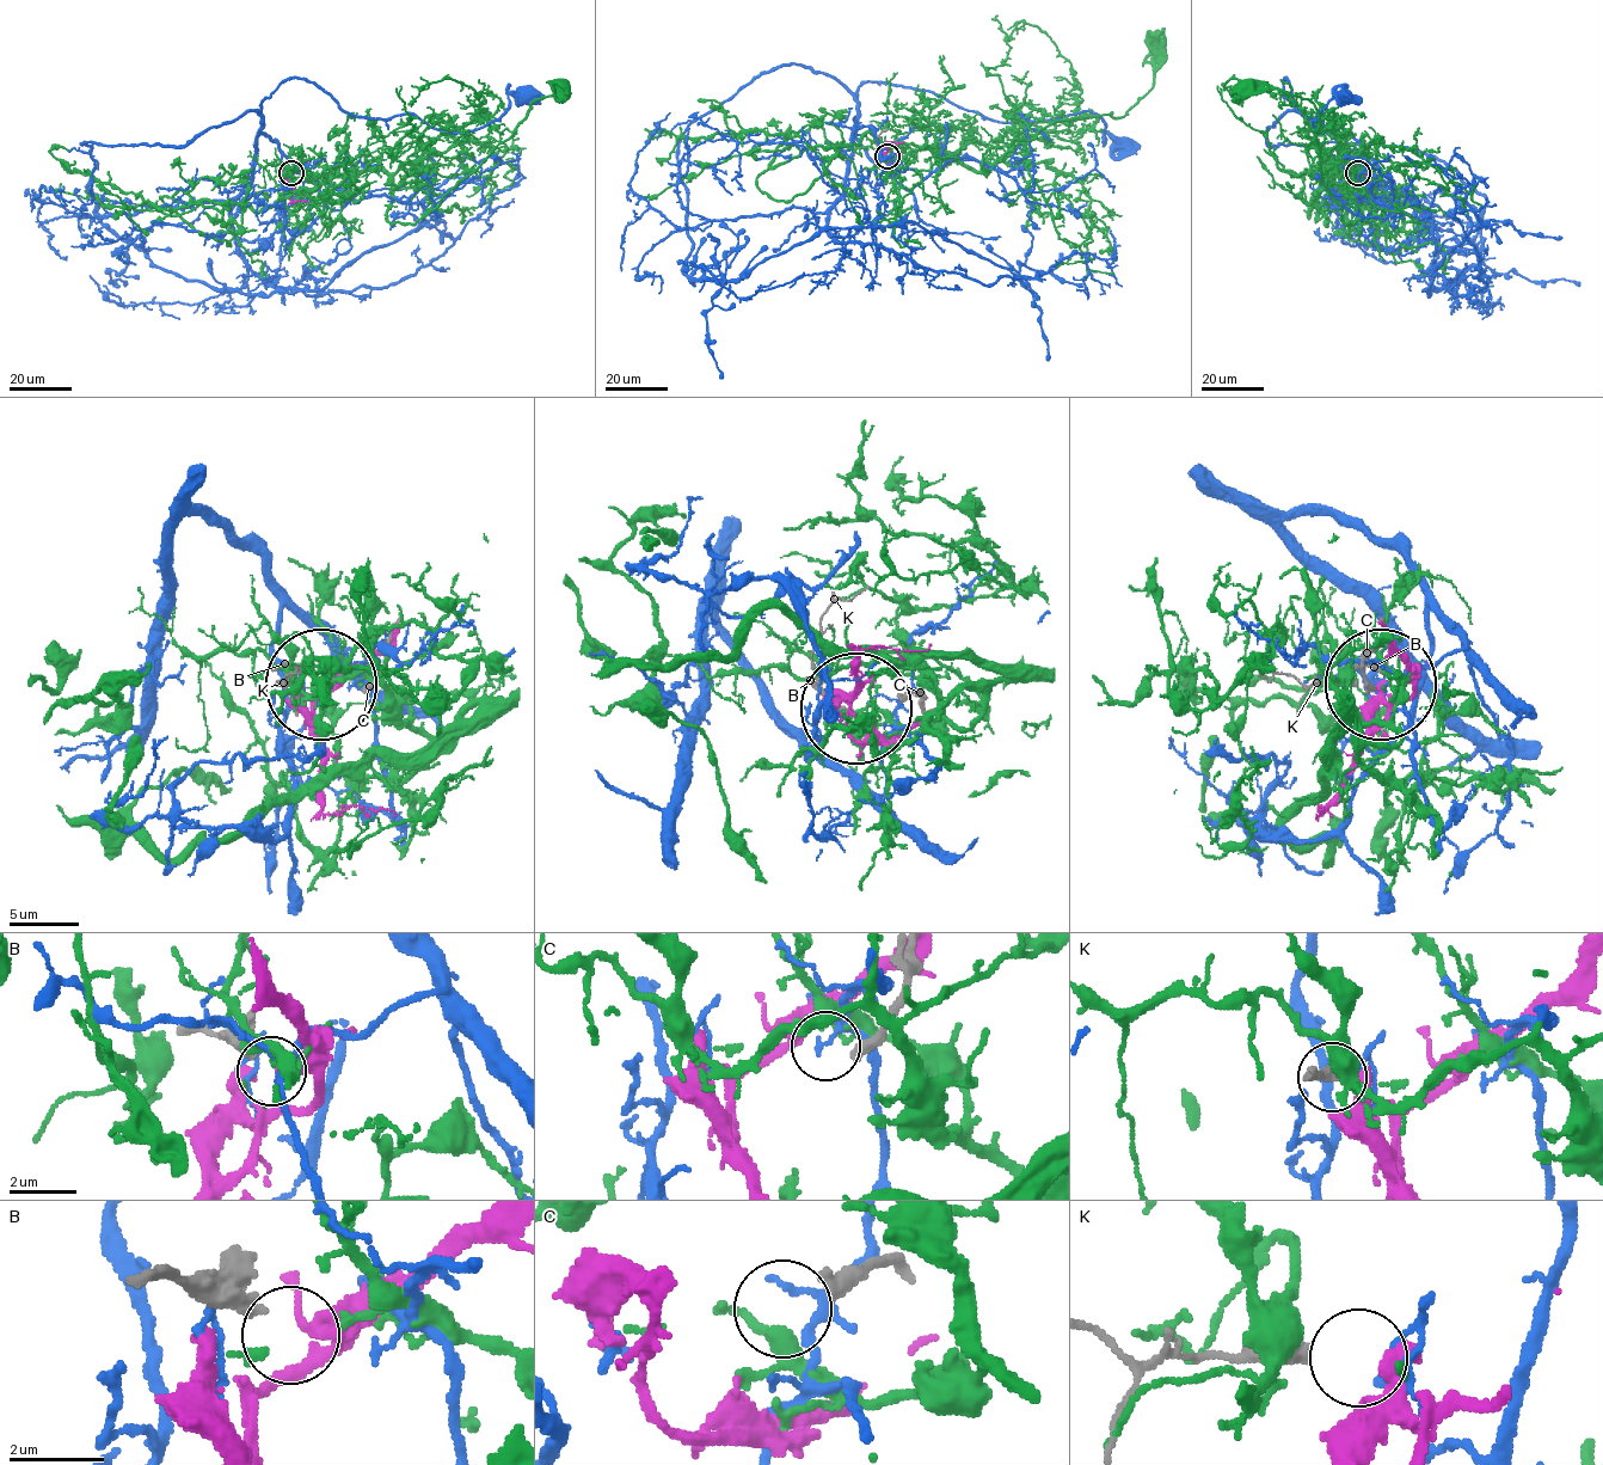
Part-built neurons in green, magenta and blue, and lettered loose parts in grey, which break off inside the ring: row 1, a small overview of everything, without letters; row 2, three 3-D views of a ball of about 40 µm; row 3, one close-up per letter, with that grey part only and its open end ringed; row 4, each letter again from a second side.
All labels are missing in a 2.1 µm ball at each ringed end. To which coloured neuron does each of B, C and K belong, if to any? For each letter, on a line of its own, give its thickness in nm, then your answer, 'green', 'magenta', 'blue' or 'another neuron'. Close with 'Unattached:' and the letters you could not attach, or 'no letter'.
B: calibre 320 nm; magenta
C: calibre 400 nm; another neuron
K: calibre 320 nm; blue
Unattached: C

